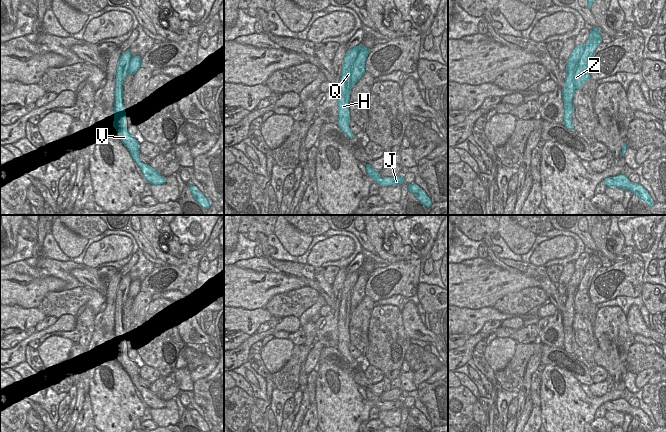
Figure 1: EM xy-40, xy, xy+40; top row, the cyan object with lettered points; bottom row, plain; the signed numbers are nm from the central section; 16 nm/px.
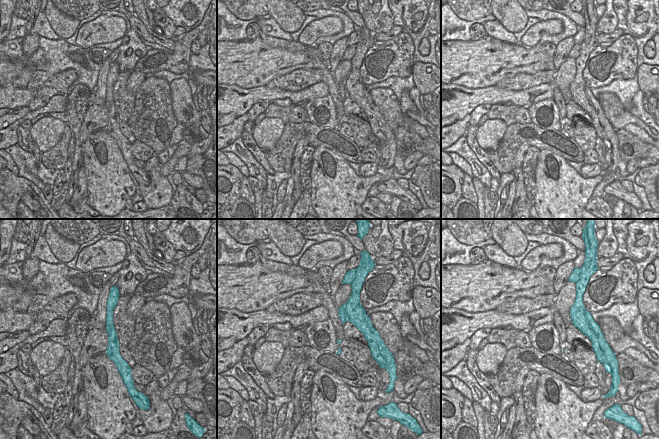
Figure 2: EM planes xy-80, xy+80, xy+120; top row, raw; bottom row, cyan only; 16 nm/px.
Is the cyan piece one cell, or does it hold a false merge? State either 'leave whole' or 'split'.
split

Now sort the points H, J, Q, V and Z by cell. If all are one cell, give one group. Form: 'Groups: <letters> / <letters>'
Groups: H J Q V / Z

